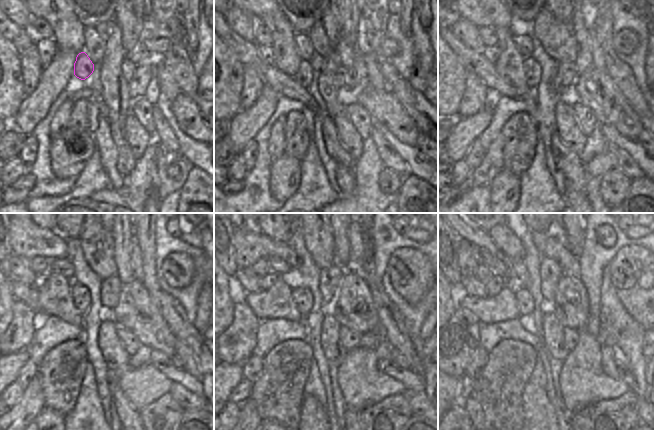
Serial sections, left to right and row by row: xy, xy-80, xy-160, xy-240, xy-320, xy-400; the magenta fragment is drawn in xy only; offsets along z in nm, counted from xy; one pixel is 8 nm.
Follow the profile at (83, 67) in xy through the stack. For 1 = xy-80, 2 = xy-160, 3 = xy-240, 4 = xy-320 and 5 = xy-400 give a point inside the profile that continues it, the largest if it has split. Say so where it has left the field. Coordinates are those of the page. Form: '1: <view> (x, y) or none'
1: xy-80 (305, 75)
2: xy-160 (532, 71)
3: xy-240 (80, 294)
4: xy-320 (302, 297)
5: xy-400 (525, 301)

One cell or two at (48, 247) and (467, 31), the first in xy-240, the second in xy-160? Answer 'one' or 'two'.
two

